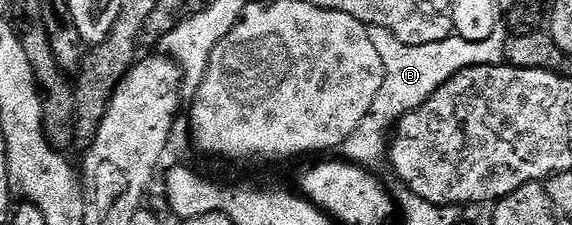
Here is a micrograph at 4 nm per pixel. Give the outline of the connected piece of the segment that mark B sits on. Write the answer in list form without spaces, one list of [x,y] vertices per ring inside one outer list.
[[[498,26],[483,42],[467,42],[456,34],[448,36],[443,42],[431,42],[423,46],[411,46],[399,42],[389,32],[378,31],[373,36],[375,50],[379,50],[379,58],[383,58],[385,77],[383,86],[363,122],[347,138],[343,145],[343,156],[346,161],[359,164],[362,168],[376,169],[380,160],[387,156],[387,137],[391,129],[408,112],[423,106],[439,86],[443,86],[455,74],[468,68],[484,64],[500,64],[505,59],[505,41],[507,32]]]

